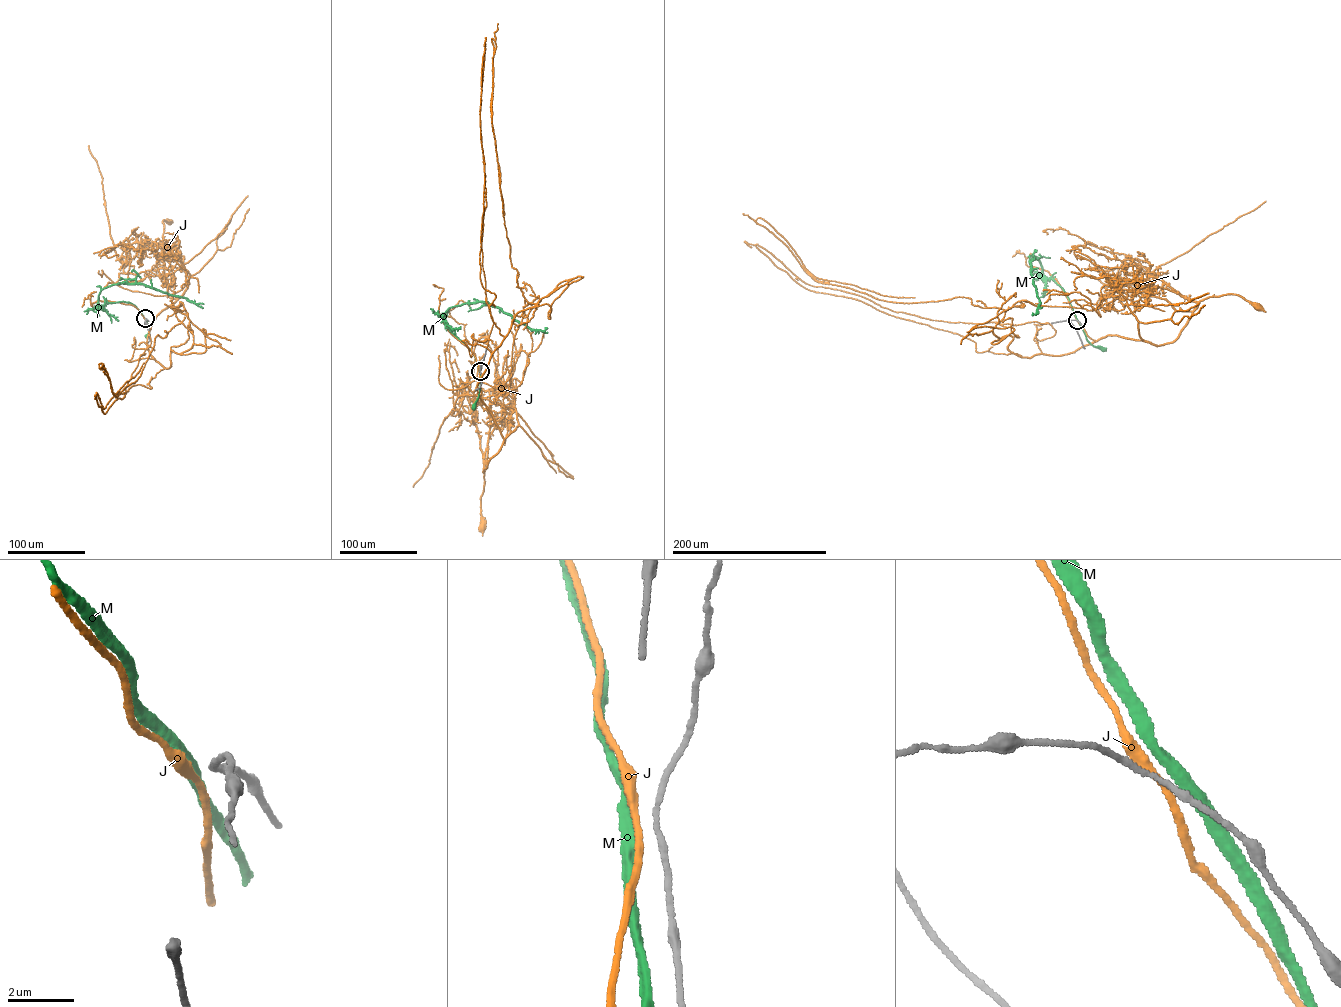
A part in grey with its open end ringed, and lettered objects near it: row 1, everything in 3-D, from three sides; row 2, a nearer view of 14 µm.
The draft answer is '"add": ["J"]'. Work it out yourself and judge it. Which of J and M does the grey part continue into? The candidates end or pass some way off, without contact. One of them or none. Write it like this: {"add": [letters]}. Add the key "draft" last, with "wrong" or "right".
{"add": ["J"], "draft": "right"}

